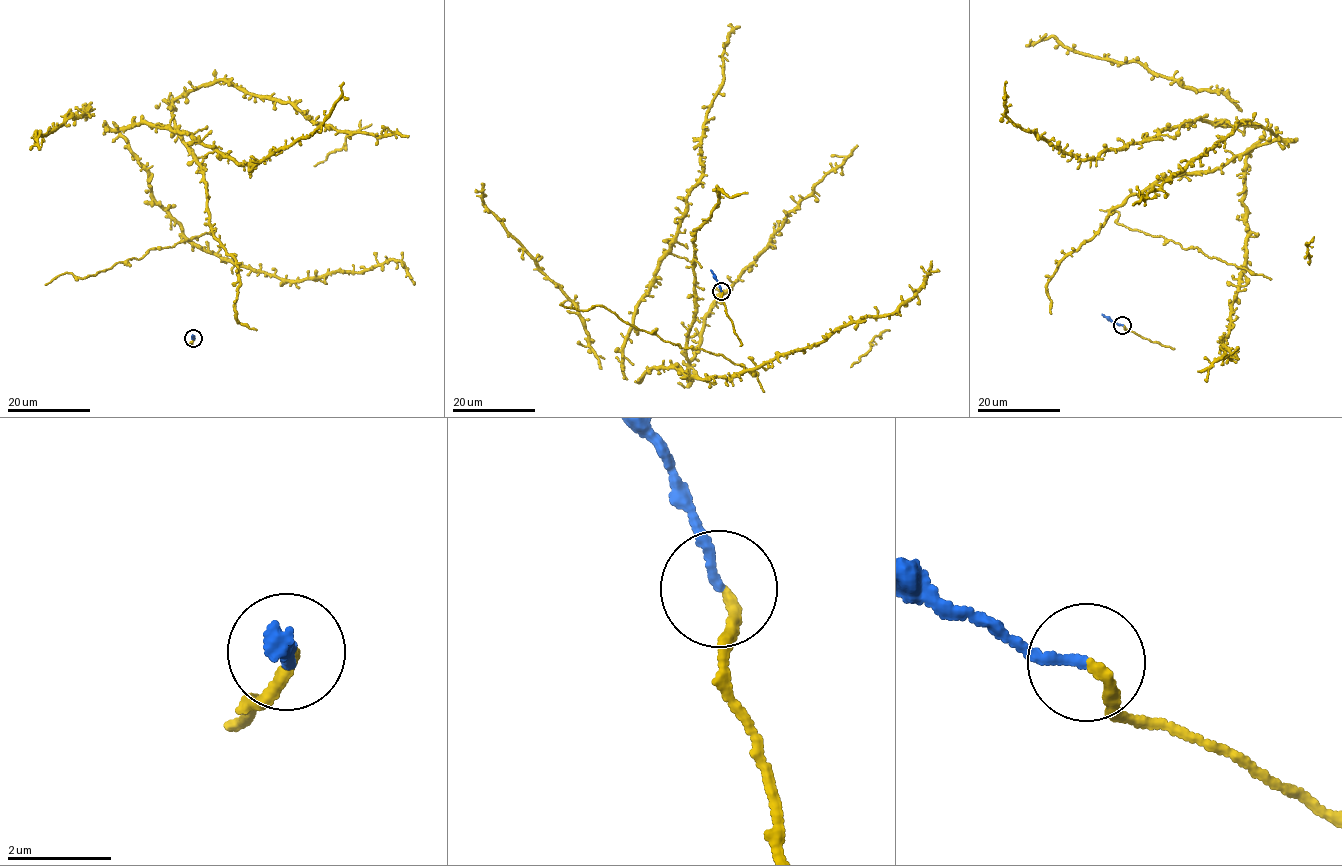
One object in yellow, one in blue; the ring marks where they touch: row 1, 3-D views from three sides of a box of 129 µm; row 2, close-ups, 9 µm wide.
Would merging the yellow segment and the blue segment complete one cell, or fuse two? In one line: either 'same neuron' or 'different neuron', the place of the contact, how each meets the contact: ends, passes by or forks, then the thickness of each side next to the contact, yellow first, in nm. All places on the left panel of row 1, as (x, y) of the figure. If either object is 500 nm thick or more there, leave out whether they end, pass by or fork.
same neuron; at (193, 338); yellow ends there; blue ends there; 220 nm thick on the yellow side, 180 nm on the other

